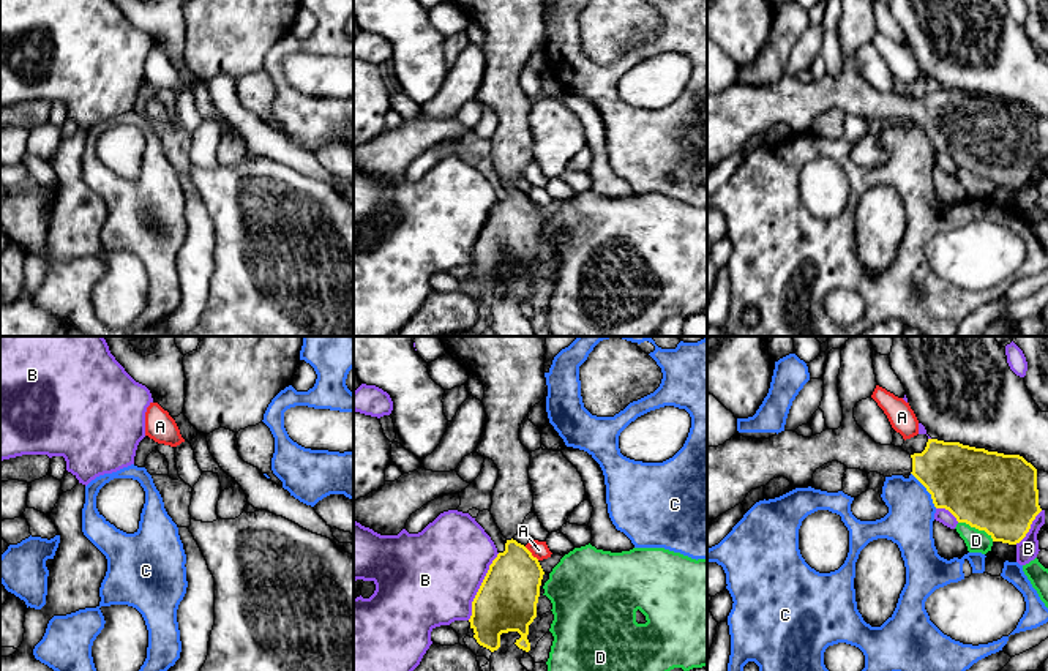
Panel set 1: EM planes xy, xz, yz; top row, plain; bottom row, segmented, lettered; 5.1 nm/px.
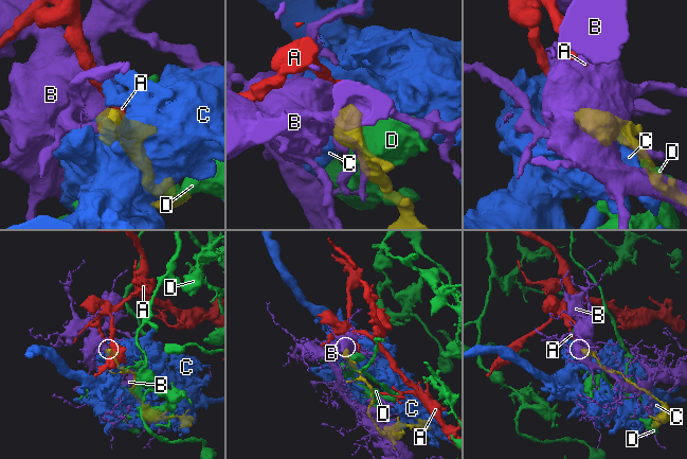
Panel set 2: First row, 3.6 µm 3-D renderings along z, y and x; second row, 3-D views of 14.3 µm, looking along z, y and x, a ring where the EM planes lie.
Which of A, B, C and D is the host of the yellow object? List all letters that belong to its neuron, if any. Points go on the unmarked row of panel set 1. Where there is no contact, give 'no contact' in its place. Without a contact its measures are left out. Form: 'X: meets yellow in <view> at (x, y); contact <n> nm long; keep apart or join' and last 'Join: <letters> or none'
A: meets yellow in xz at (531, 201); contact 100 nm long; keep apart
B: meets yellow in xz at (480, 232); contact 380 nm long; keep apart
C: meets yellow in yz at (927, 136); contact 220 nm long; keep apart
D: meets yellow in yz at (976, 174); contact 200 nm long; keep apart
Join: none

